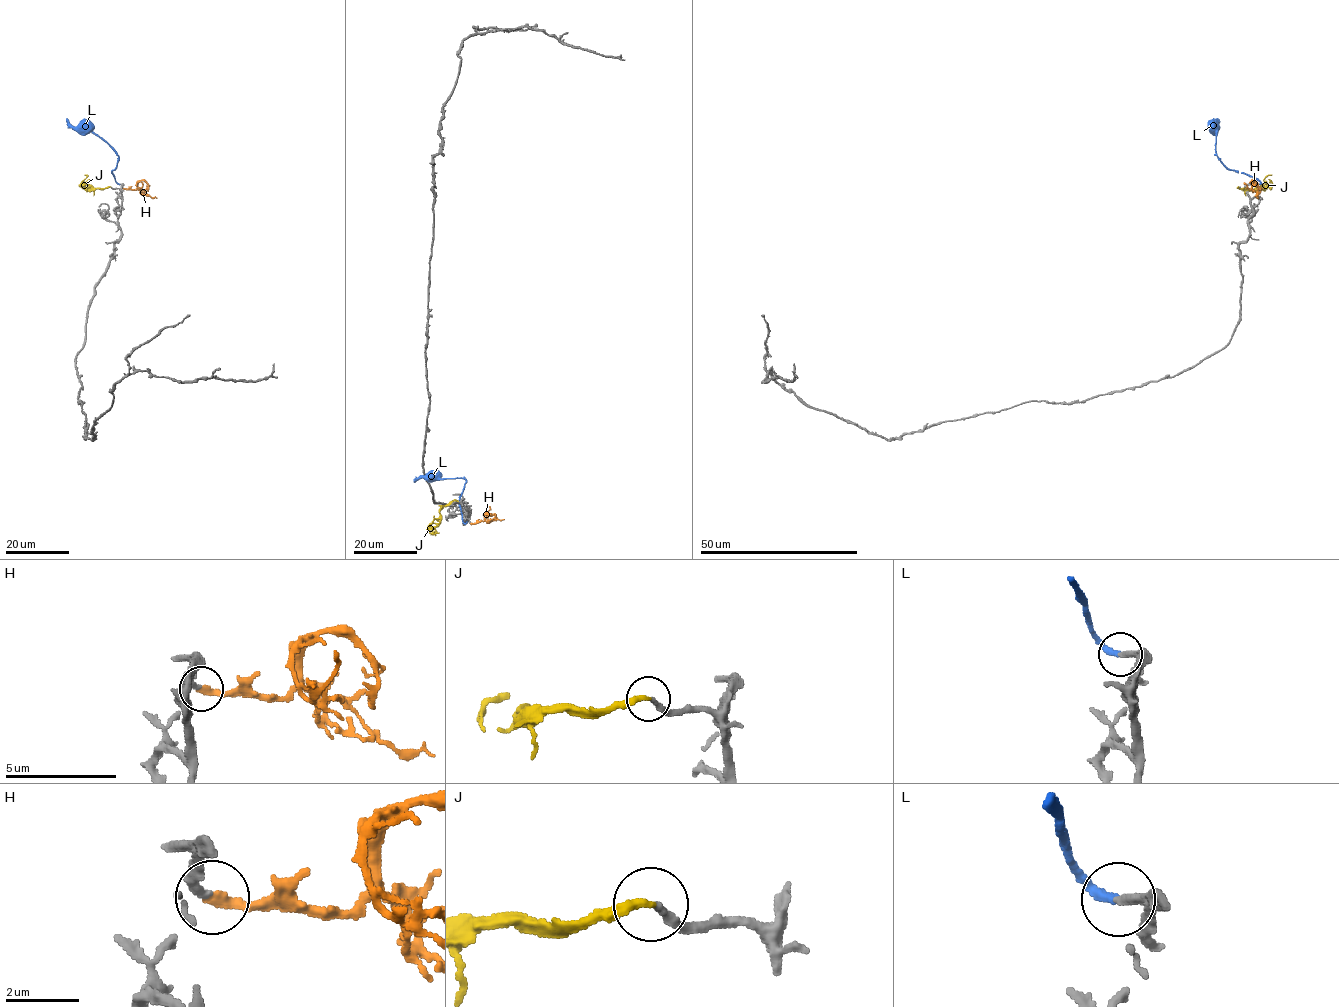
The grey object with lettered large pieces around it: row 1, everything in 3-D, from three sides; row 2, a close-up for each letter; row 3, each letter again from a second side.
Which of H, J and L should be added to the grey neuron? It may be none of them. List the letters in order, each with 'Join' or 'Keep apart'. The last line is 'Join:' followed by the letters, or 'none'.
H: Keep apart
J: Join
L: Join
Join: J, L

